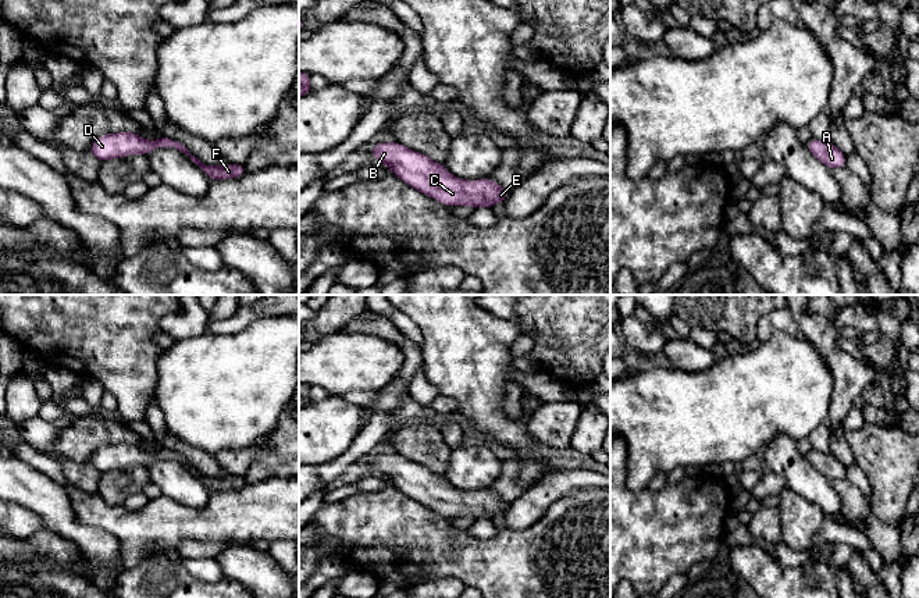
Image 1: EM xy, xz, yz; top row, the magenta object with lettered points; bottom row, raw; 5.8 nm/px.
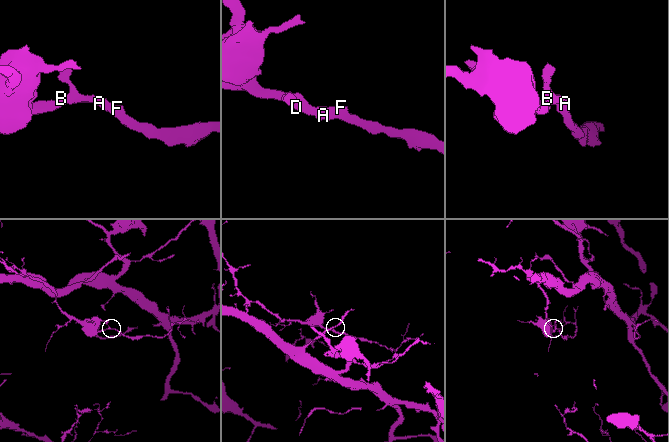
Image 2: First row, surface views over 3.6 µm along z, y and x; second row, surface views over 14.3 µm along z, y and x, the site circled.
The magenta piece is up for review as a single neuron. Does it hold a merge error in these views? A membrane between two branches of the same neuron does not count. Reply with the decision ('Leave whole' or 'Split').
Leave whole

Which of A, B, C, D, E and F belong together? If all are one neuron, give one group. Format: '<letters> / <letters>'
A B C D E F

